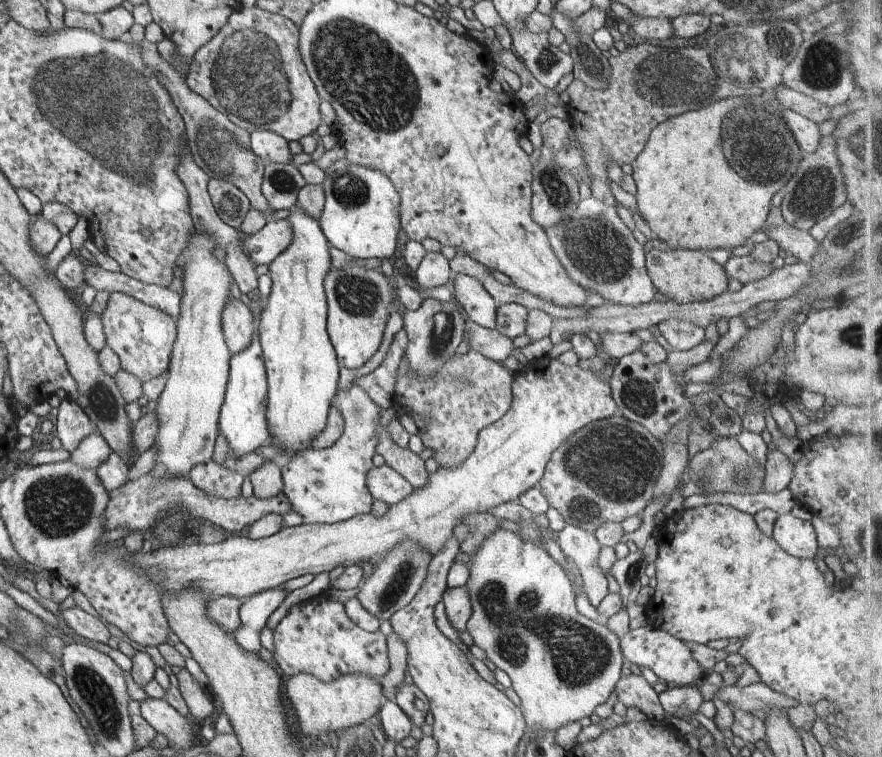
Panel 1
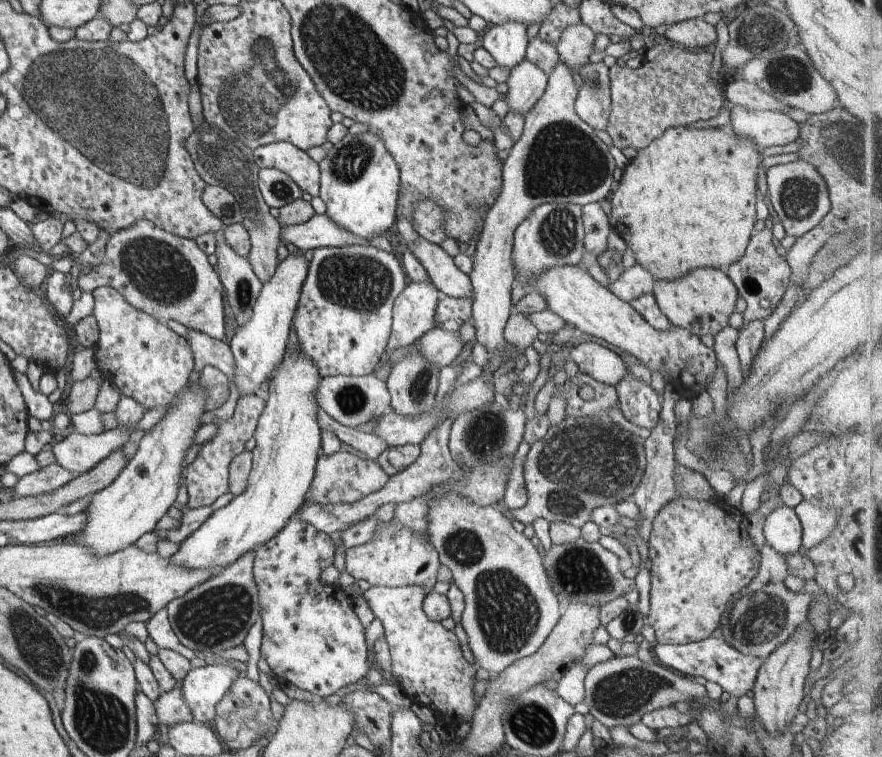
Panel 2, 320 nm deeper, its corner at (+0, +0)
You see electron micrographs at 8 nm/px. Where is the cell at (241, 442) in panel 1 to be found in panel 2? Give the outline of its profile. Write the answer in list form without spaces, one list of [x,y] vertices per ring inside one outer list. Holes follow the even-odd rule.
[[[300,251],[289,254],[279,261],[274,276],[262,285],[260,296],[253,308],[251,319],[230,340],[236,361],[232,381],[239,389],[240,396],[260,394],[261,384],[272,376],[283,362],[287,352],[287,342],[293,326],[293,316],[297,309],[301,286],[309,269],[309,253]]]

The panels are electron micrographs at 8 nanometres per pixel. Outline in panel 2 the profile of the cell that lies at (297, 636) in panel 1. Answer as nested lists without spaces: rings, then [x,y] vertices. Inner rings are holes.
[[[296,514],[276,536],[256,548],[253,562],[263,624],[261,657],[283,685],[294,684],[308,690],[314,698],[326,698],[343,686],[358,682],[370,668],[365,628],[354,611],[353,598],[340,585],[327,585],[320,578],[322,571],[334,563],[334,551],[327,532],[314,528]]]

